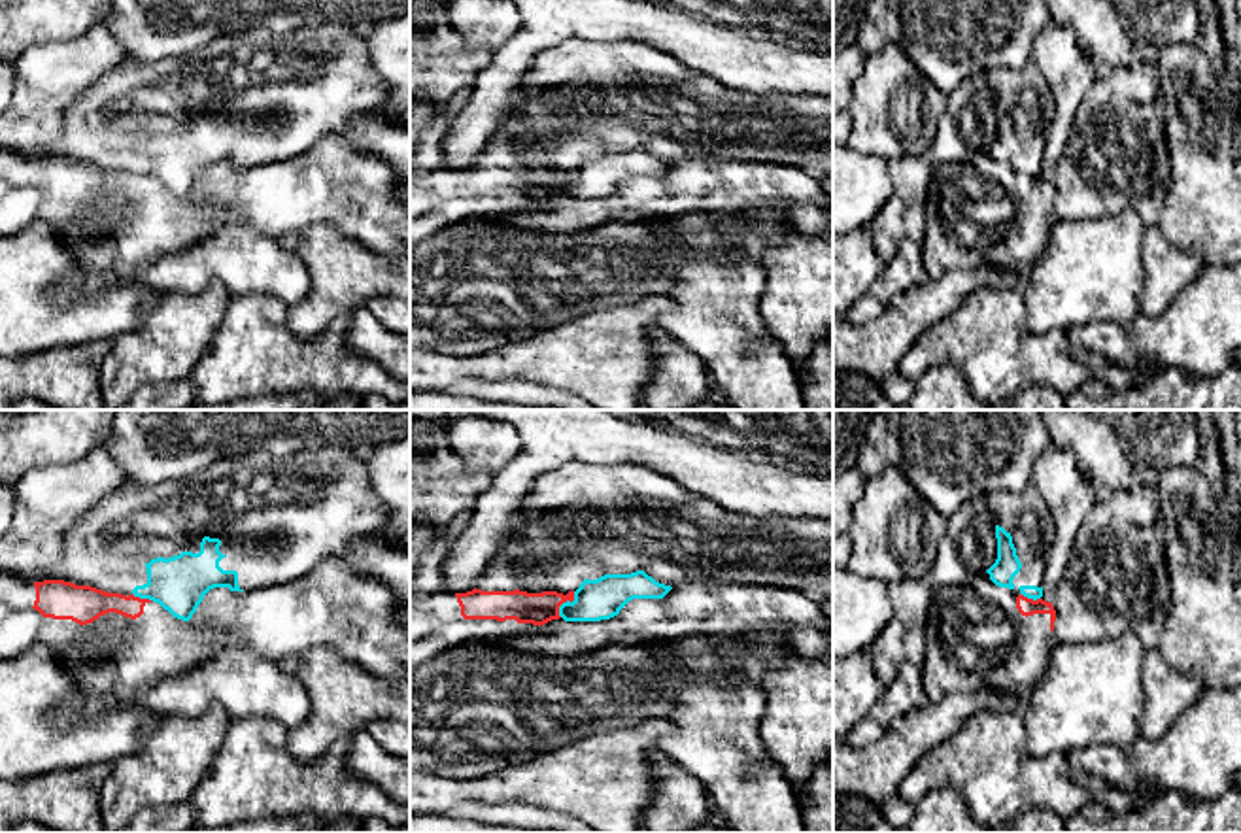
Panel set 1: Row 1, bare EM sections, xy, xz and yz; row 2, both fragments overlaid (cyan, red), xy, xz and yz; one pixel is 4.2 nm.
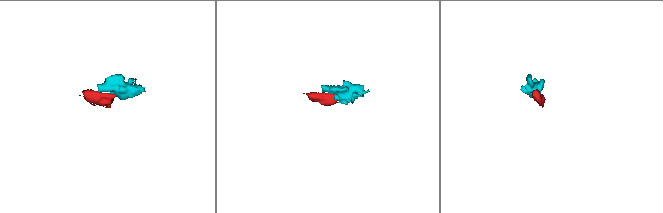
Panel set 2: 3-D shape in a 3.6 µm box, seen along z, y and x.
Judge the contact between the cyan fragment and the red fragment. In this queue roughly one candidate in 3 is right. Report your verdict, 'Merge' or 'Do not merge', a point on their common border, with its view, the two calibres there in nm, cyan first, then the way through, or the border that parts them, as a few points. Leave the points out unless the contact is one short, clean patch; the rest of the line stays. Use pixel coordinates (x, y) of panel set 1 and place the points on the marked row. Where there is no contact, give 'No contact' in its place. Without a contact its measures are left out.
Do not merge. Touches cyan at xz (567, 601). Thickness 180 nm (cyan) against 140 nm. Boundary: xz (575, 592), (575, 597), (560, 607), (560, 616)

